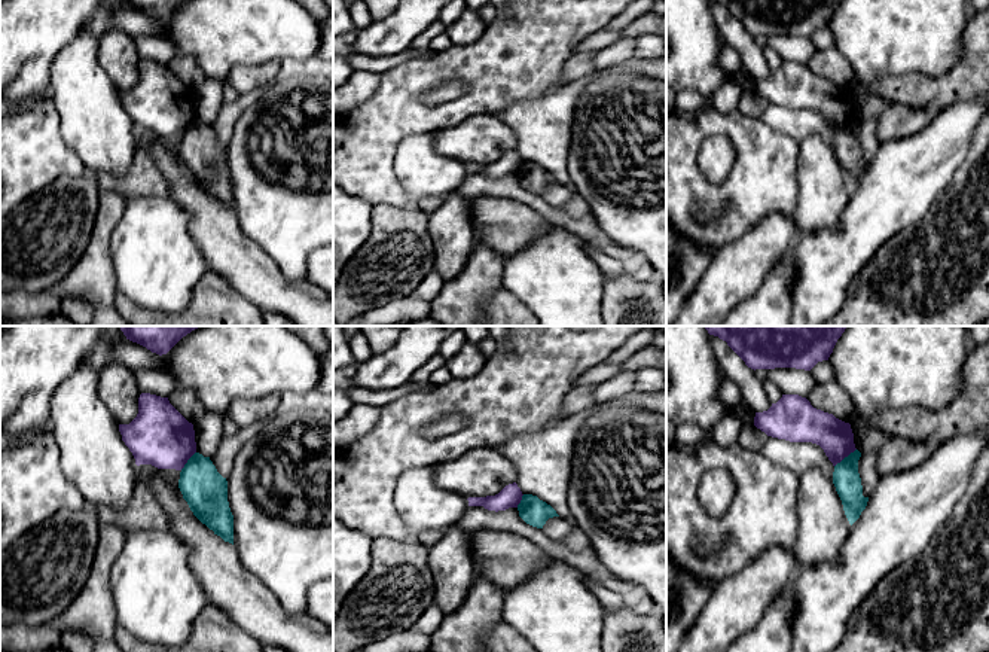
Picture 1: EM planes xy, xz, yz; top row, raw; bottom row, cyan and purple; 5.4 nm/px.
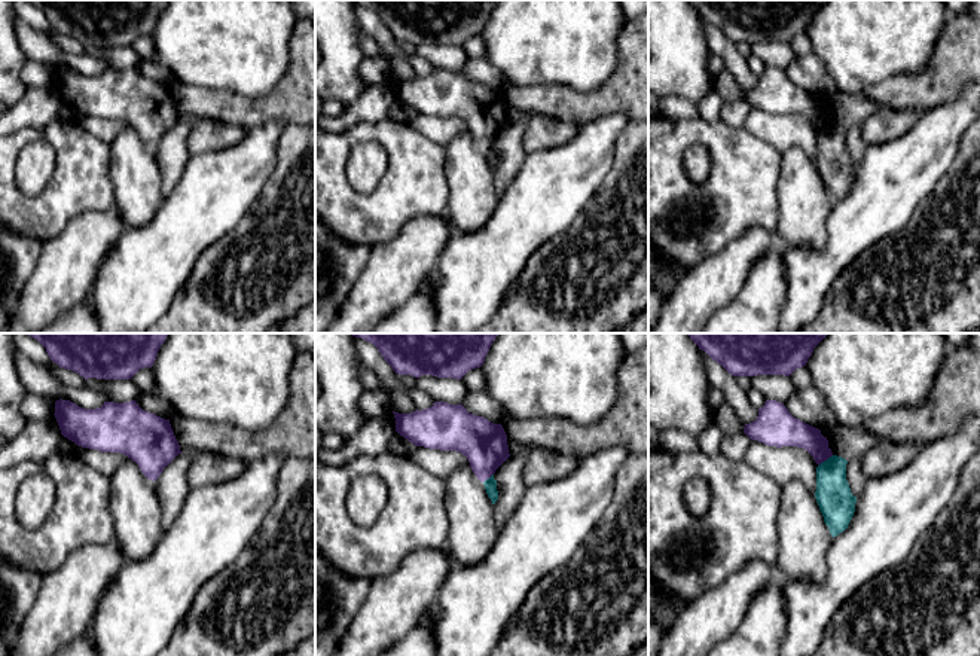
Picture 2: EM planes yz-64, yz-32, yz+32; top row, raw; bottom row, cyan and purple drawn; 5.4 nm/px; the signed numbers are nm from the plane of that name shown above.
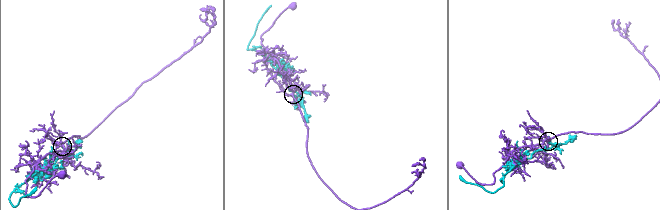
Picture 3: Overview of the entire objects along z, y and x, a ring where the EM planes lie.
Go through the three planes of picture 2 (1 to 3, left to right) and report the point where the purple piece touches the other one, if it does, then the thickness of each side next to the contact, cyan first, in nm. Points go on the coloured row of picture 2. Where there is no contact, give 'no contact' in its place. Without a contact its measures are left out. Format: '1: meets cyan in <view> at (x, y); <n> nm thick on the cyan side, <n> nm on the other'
1: no contact
2: meets cyan in yz-32 at (490, 478); 70 nm thick on the cyan side, 240 nm on the other
3: meets cyan in yz+32 at (827, 460); 190 nm thick on the cyan side, 160 nm on the other

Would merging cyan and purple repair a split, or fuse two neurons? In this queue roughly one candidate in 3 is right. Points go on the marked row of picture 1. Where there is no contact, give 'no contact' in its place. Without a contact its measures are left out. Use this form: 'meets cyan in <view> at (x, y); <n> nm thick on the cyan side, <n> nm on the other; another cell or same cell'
meets cyan in yz at (845, 457); 150 nm thick on the cyan side, 190 nm on the other; another cell

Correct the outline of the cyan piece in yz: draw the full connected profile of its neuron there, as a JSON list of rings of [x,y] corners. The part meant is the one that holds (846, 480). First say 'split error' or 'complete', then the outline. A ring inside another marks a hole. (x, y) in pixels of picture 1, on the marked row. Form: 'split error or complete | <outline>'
complete | [[[855,450],[834,466],[833,484],[842,500],[845,515],[852,525],[866,509],[869,497],[863,496],[858,460],[861,453]]]

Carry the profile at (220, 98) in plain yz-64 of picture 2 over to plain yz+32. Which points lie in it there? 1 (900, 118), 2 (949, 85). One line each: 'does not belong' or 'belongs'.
1: does not belong
2: belongs

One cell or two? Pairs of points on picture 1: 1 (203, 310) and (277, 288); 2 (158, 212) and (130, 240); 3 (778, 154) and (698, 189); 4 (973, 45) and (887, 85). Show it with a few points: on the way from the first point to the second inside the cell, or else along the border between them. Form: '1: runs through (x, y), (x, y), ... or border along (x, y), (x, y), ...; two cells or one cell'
1: border along (217, 273), (261, 310); two cells
2: runs through (150, 219), (137, 232); one cell
3: runs through (759, 173), (739, 192), (717, 192); one cell
4: runs through (962, 70), (945, 88), (912, 88); one cell

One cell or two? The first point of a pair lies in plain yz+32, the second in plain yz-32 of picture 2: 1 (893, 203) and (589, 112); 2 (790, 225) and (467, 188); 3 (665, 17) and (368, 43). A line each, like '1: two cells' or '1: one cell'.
1: two cells
2: one cell
3: two cells

